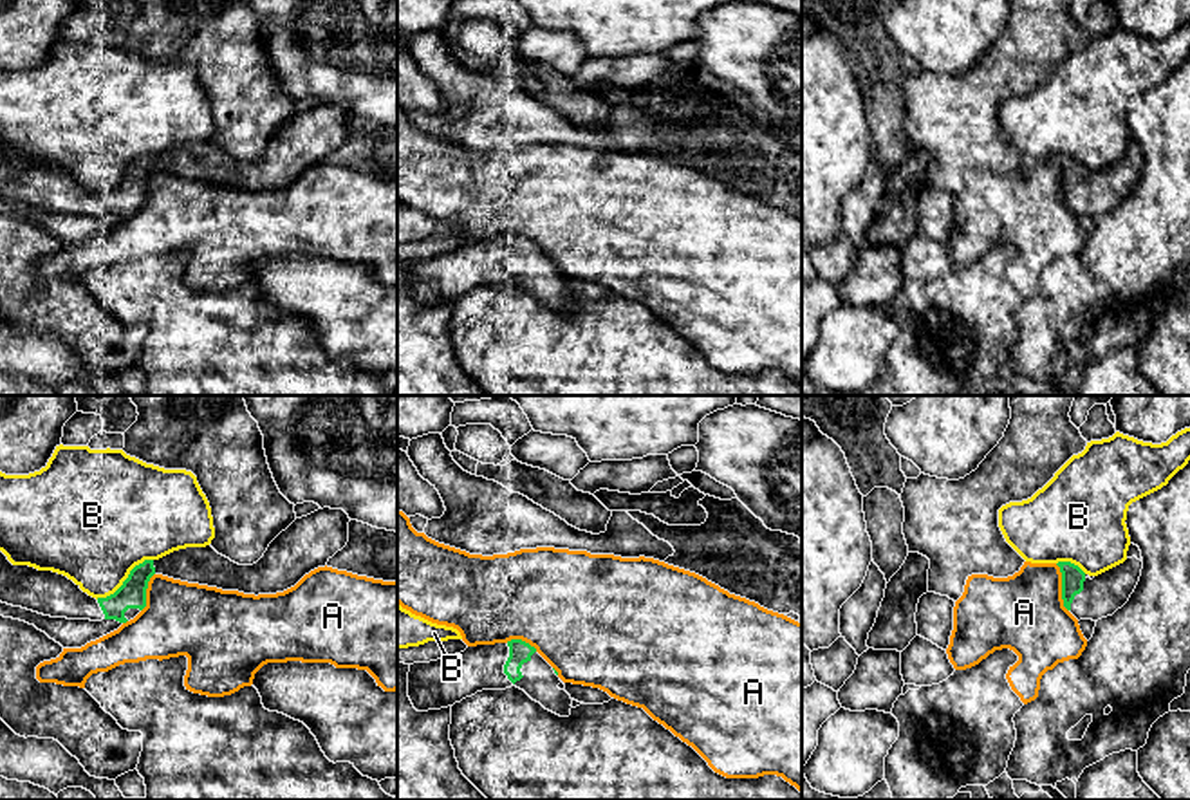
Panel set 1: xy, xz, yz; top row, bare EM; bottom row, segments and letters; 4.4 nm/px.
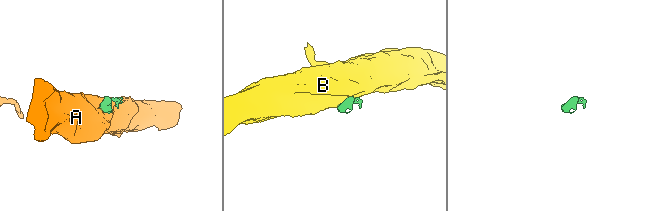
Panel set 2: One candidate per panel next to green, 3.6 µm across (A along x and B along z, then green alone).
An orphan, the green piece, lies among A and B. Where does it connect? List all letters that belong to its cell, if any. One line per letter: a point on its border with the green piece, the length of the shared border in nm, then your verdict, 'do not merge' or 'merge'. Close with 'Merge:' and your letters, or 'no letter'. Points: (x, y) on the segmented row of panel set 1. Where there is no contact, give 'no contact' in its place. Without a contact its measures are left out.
A: meets green in yz at (1062, 587); contact 220 nm long; do not merge
B: meets green in xy at (125, 580); contact 320 nm long; do not merge
Merge: no letter

